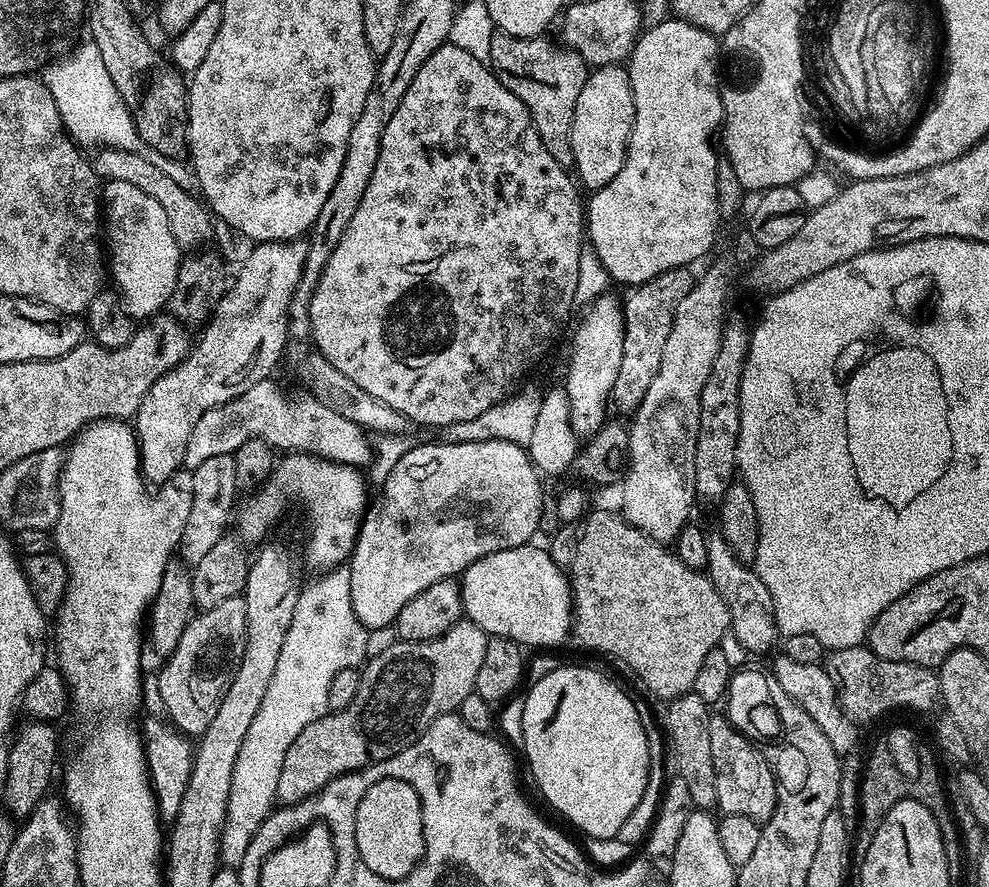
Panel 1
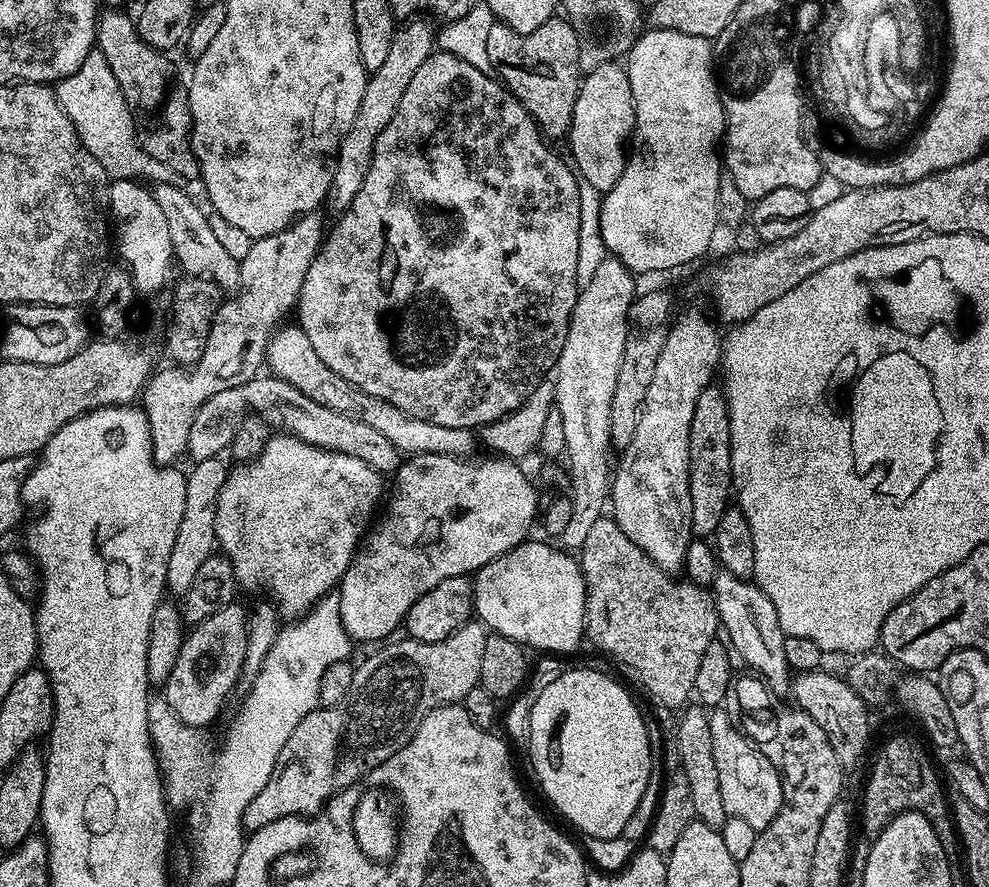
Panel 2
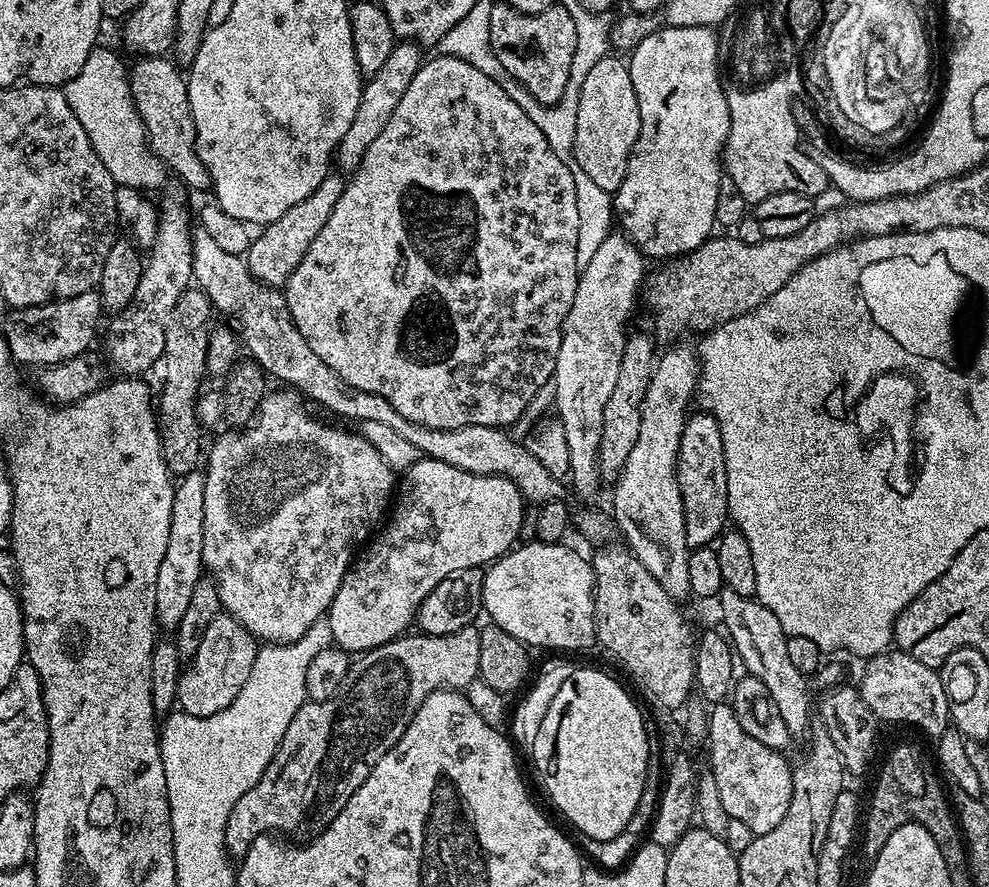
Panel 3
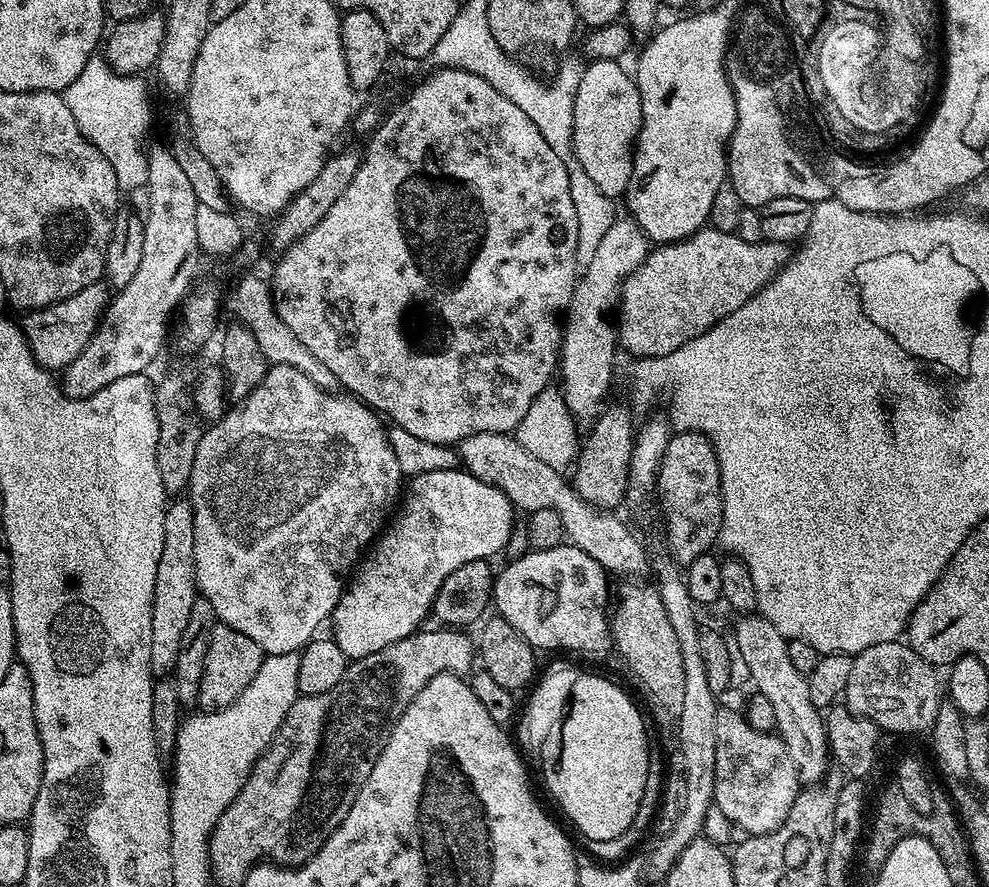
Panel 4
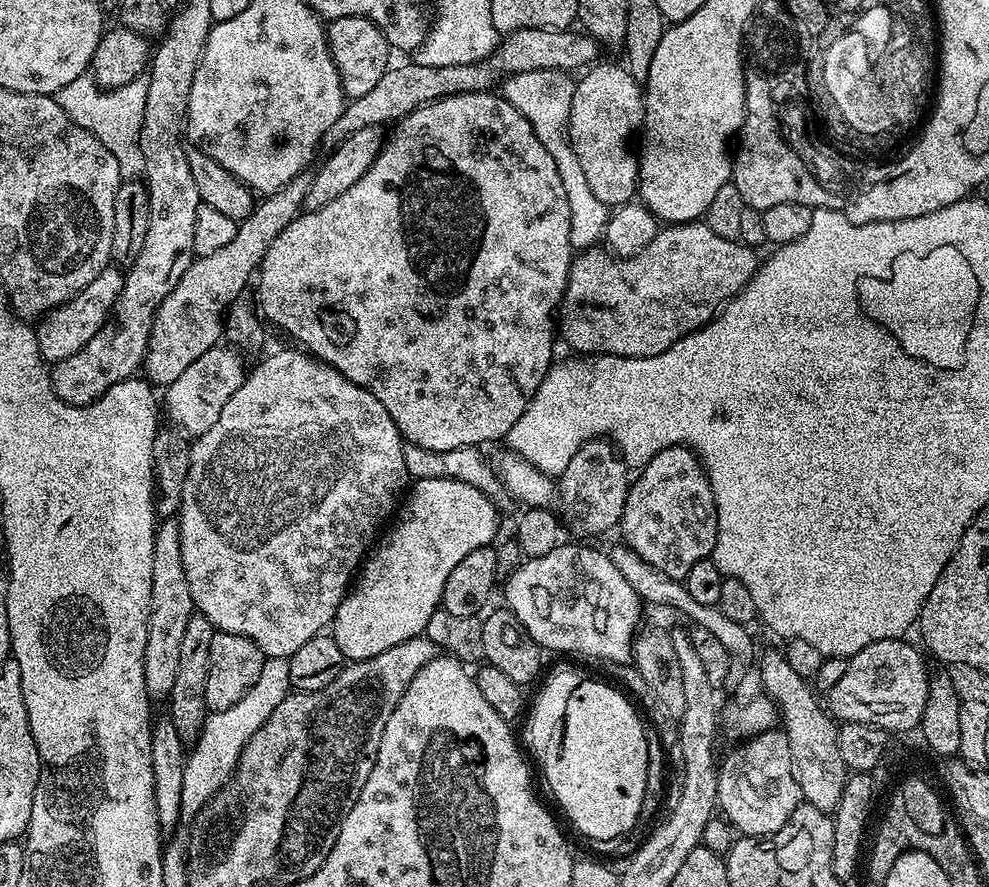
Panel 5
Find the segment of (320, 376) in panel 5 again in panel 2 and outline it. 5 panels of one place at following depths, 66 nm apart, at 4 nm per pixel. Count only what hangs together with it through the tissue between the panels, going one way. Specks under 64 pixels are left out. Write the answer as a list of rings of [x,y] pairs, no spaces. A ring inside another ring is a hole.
[[[289,434],[269,435],[264,442],[264,449],[253,460],[237,463],[235,467],[229,471],[216,503],[214,530],[216,531],[216,543],[219,551],[231,562],[232,569],[236,575],[236,583],[241,589],[245,588],[248,592],[256,592],[259,588],[265,588],[273,596],[271,599],[274,601],[281,617],[292,616],[288,618],[299,618],[305,612],[309,612],[322,597],[329,595],[339,585],[340,579],[346,574],[346,570],[356,554],[356,549],[360,547],[365,539],[366,533],[377,515],[378,505],[386,492],[386,484],[380,481],[383,480],[381,473],[375,472],[362,458],[356,458],[350,454],[342,454],[326,448],[319,448],[317,445],[312,445],[310,442],[302,441],[298,437]]]

